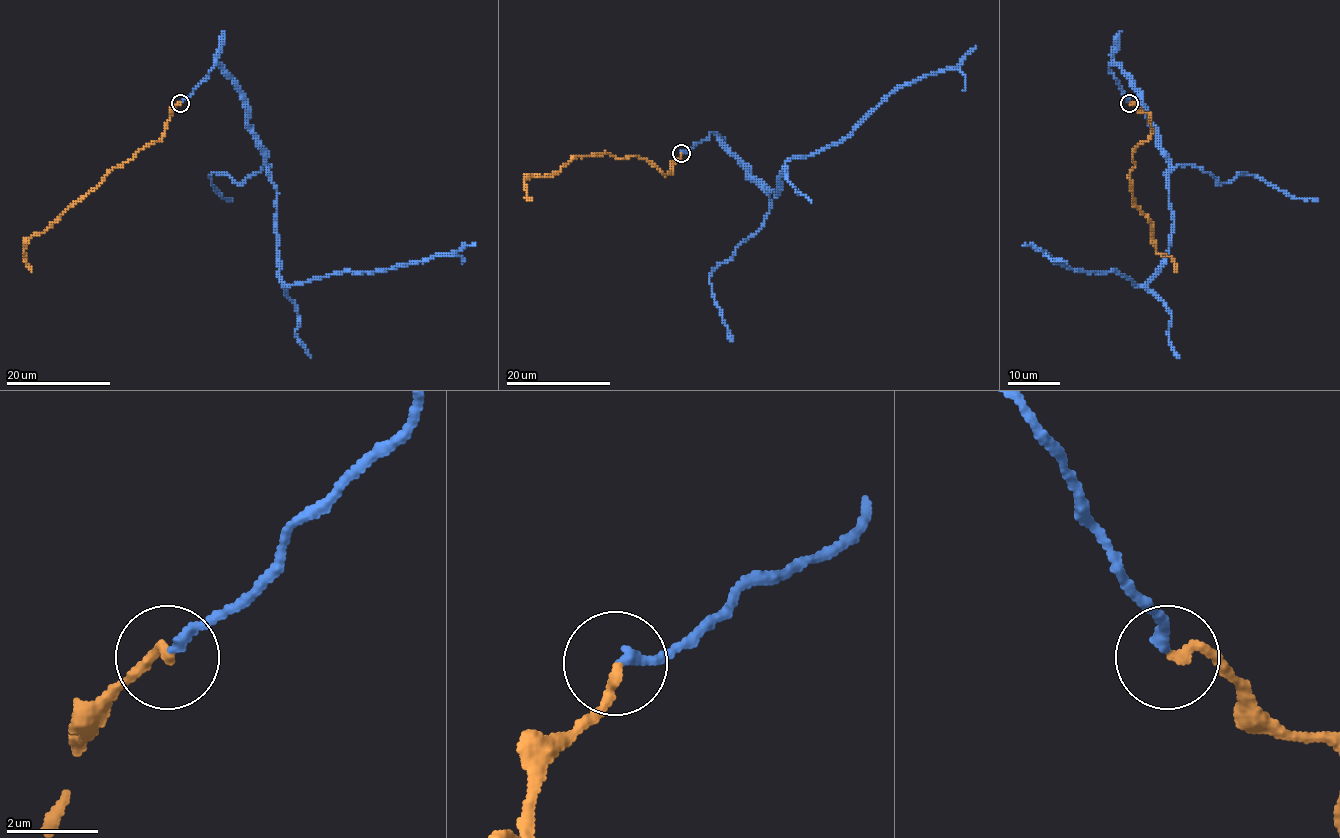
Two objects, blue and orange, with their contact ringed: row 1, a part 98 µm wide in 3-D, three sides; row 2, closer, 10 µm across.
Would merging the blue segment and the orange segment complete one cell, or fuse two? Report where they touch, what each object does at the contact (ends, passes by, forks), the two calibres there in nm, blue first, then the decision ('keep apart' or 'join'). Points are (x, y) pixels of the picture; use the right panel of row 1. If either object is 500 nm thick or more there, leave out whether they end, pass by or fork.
(1129, 103) | blue ends | orange ends | 200/190 nm | join

